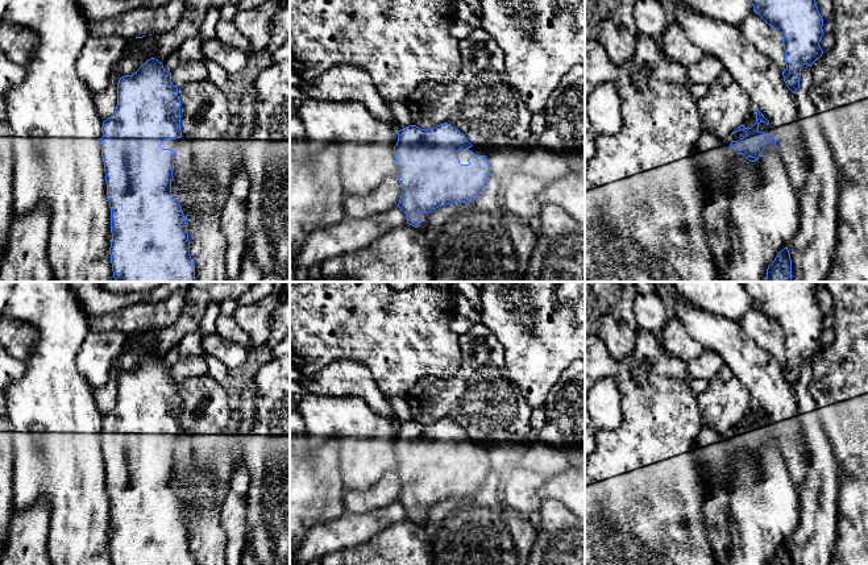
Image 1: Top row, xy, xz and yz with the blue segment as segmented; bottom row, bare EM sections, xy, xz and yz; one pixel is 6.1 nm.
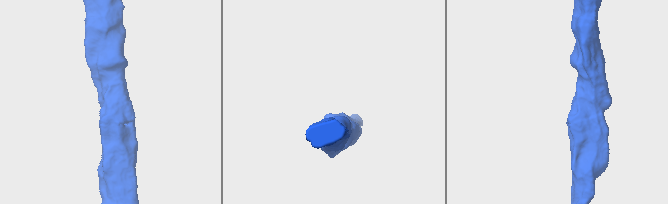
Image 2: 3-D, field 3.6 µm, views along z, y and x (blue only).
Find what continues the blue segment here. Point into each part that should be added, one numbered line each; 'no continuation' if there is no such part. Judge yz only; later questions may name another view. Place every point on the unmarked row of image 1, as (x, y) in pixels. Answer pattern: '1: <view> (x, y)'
no continuation

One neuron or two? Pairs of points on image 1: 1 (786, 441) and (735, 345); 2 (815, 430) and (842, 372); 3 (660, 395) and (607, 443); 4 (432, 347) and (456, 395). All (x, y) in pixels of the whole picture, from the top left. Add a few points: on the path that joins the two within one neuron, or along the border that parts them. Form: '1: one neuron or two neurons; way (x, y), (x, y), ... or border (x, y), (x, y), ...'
1: one neuron; way (783, 418), (783, 407), (779, 399), (756, 369)
2: two neurons; border (806, 386), (818, 407)
3: one neuron; way (653, 410), (622, 441)
4: two neurons; border (461, 349), (452, 376), (416, 382)

